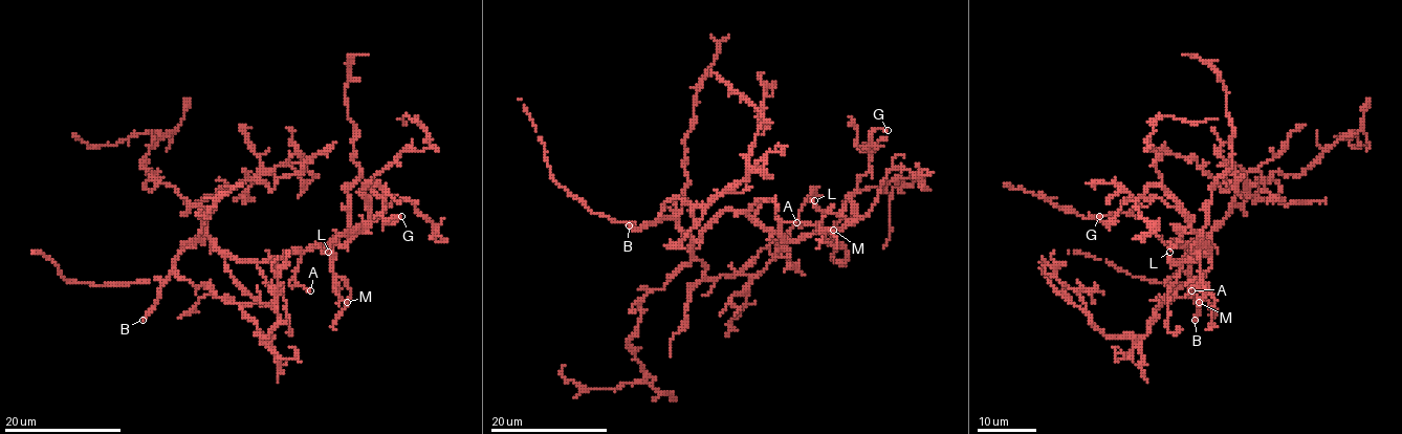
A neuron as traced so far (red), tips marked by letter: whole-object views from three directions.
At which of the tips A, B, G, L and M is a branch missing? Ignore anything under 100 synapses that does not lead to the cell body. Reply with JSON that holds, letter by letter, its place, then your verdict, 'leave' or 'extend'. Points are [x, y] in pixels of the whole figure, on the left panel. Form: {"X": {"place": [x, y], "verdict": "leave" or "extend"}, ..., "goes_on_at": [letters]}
{"A": {"place": [310, 290], "verdict": "leave"}, "B": {"place": [143, 320], "verdict": "extend"}, "G": {"place": [401, 216], "verdict": "leave"}, "L": {"place": [328, 252], "verdict": "leave"}, "M": {"place": [347, 302], "verdict": "leave"}, "goes_on_at": ["B"]}

